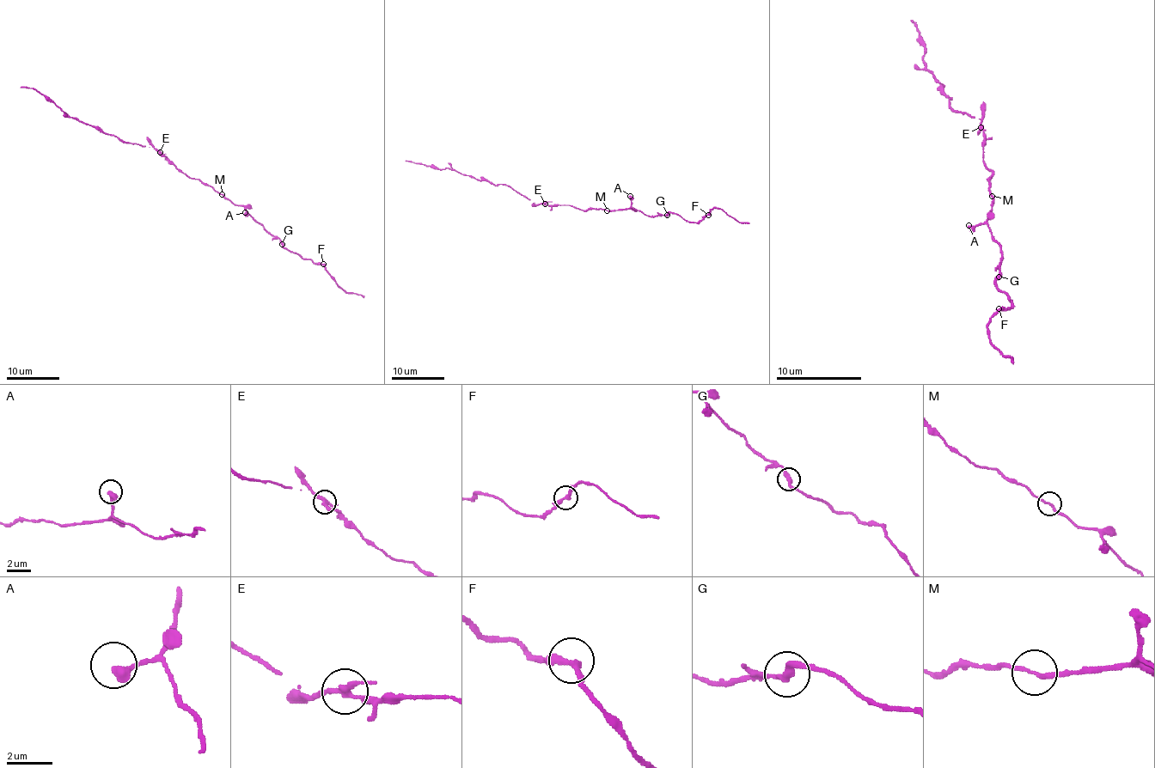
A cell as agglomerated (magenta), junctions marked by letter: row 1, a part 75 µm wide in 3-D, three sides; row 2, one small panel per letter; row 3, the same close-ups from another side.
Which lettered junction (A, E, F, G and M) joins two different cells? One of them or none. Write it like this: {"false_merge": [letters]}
{"false_merge": ["E"]}

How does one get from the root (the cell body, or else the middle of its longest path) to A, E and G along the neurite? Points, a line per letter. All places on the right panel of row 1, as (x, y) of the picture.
A: (992, 172), (992, 210), (981, 223), (968, 225)
E: (992, 172), (983, 163), (981, 126)
G: (992, 172), (992, 210), (987, 216), (987, 228), (1000, 249), (999, 277)

